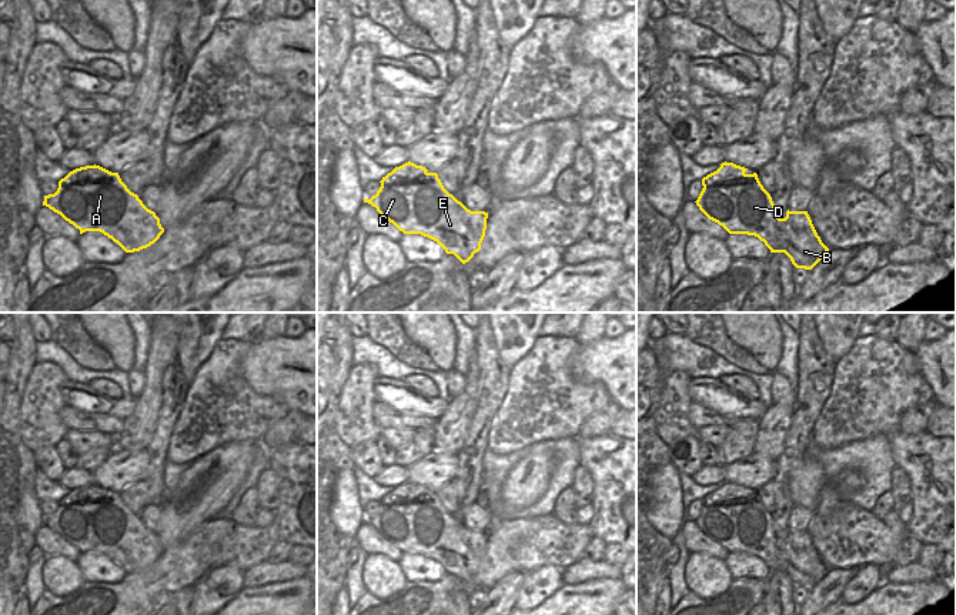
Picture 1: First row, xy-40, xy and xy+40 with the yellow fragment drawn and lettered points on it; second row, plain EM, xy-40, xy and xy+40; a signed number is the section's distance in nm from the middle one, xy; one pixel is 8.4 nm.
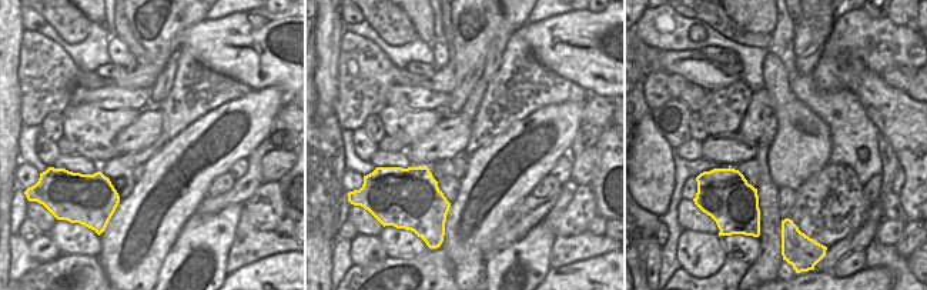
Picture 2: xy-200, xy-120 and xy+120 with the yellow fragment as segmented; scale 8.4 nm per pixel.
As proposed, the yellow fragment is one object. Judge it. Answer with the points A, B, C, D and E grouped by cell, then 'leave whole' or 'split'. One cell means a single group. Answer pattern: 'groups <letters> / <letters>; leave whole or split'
groups A B C D E; leave whole

